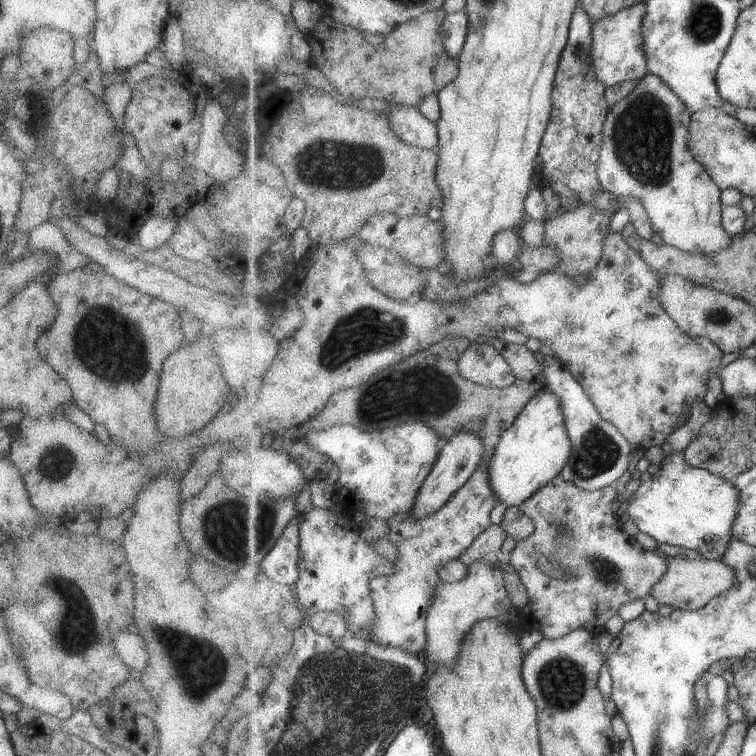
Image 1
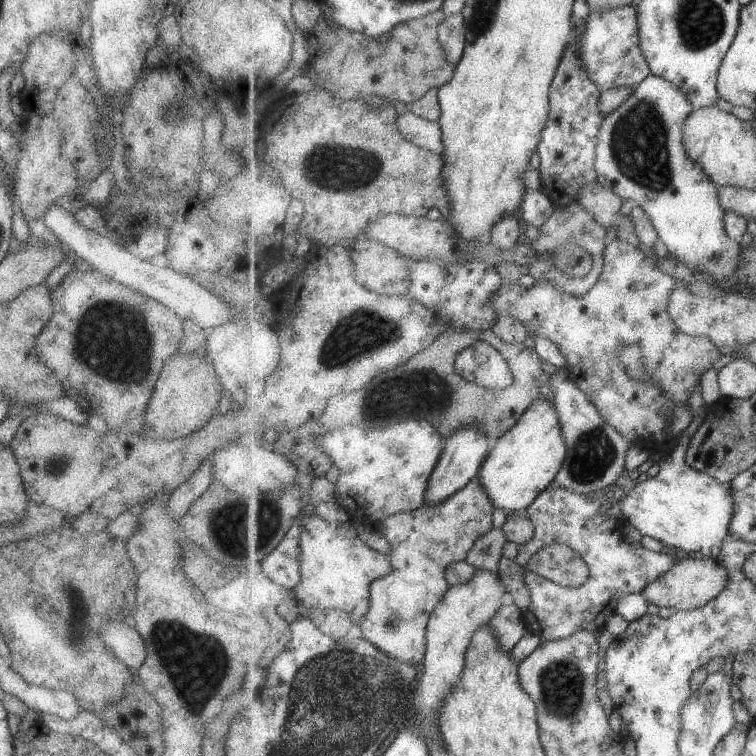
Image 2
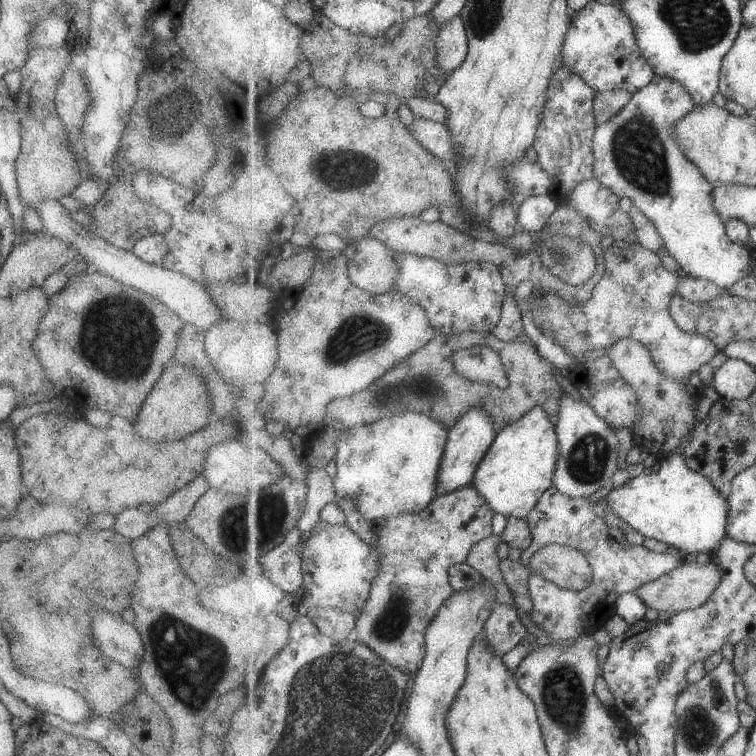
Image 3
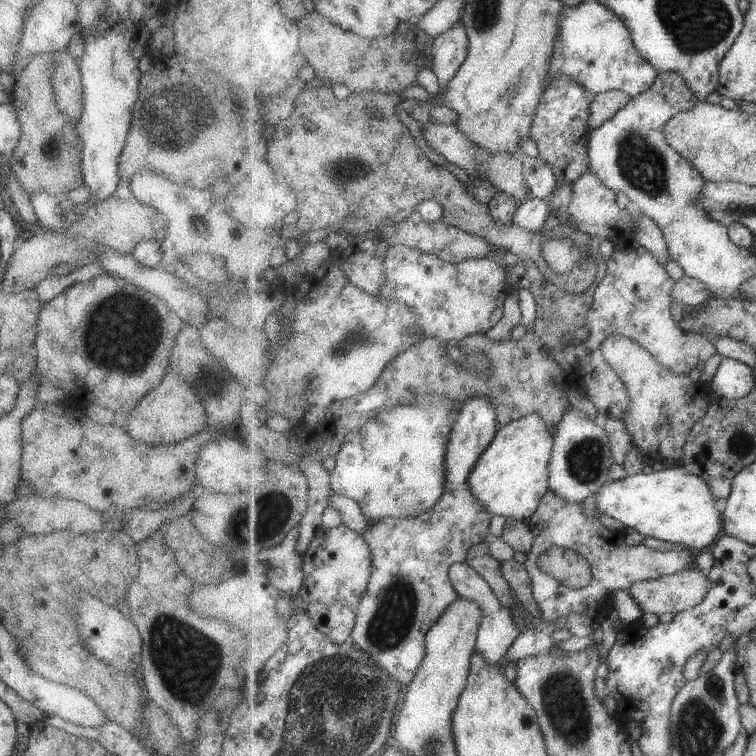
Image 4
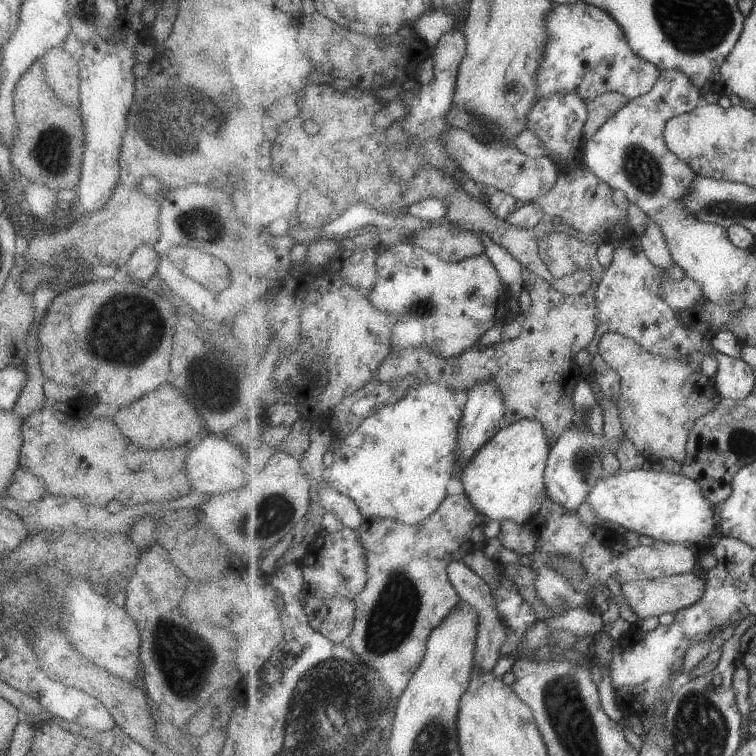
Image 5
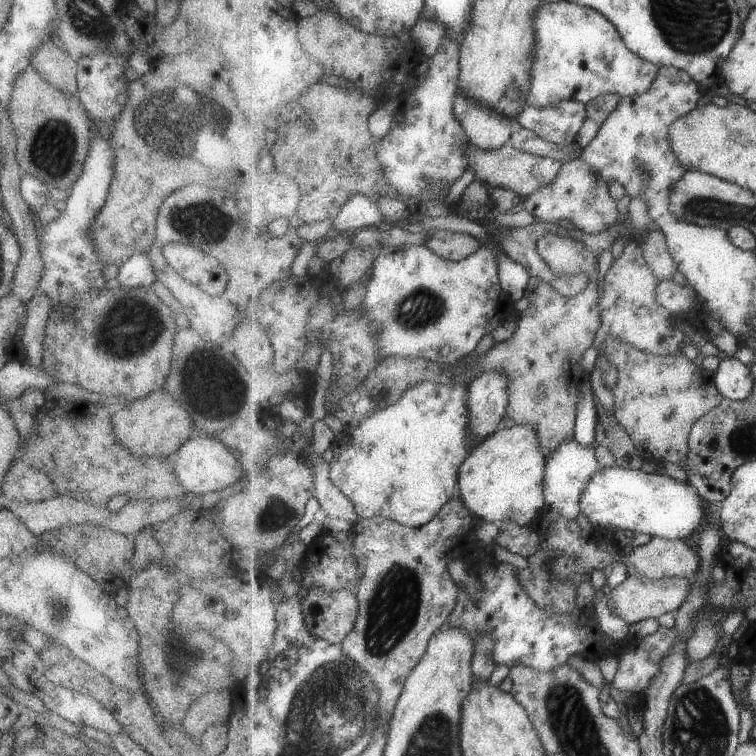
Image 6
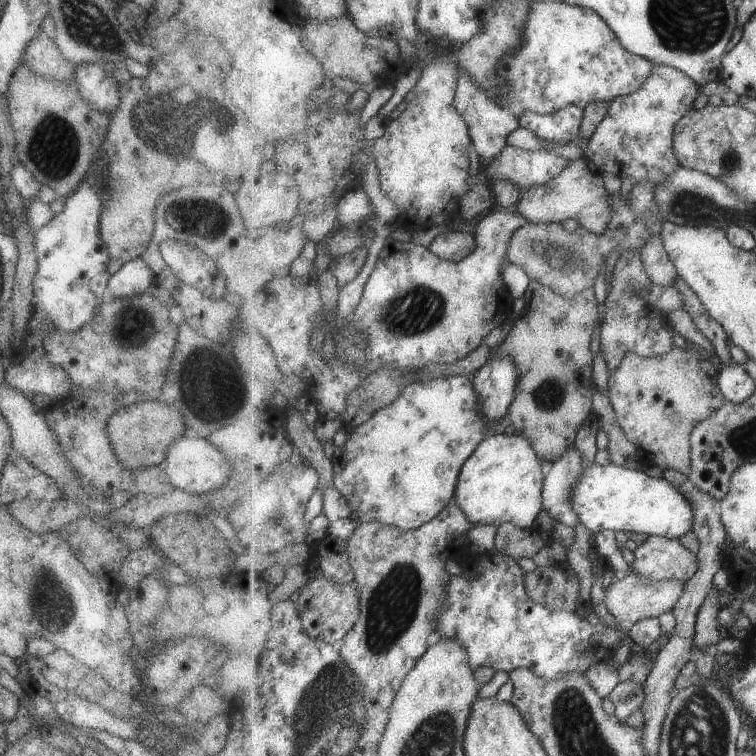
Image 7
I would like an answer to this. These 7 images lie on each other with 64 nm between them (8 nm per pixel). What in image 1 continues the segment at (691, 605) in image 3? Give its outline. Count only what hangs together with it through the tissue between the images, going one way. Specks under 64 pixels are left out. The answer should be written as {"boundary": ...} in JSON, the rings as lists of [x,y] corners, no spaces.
{"boundary":[[[672,557],[668,573],[658,582],[651,591],[661,605],[668,604],[673,609],[696,611],[709,604],[723,591],[729,590],[738,584],[738,576],[735,569],[725,564],[723,559],[715,560],[702,557],[699,560],[689,558]]]}

